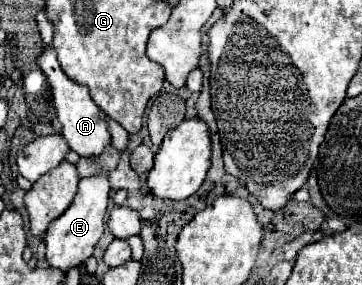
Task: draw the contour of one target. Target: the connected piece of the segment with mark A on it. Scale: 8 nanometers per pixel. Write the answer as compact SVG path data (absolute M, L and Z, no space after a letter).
M44 49L44 53L38 57L38 65L42 67L44 75L48 77L48 83L52 85L52 97L54 97L54 107L58 113L58 121L62 123L62 137L68 141L68 147L76 151L84 159L92 159L104 153L104 149L110 145L112 137L106 125L106 115L96 103L92 101L88 87L78 85L72 79L66 77L66 73L60 69L56 61L56 53L52 49Z

